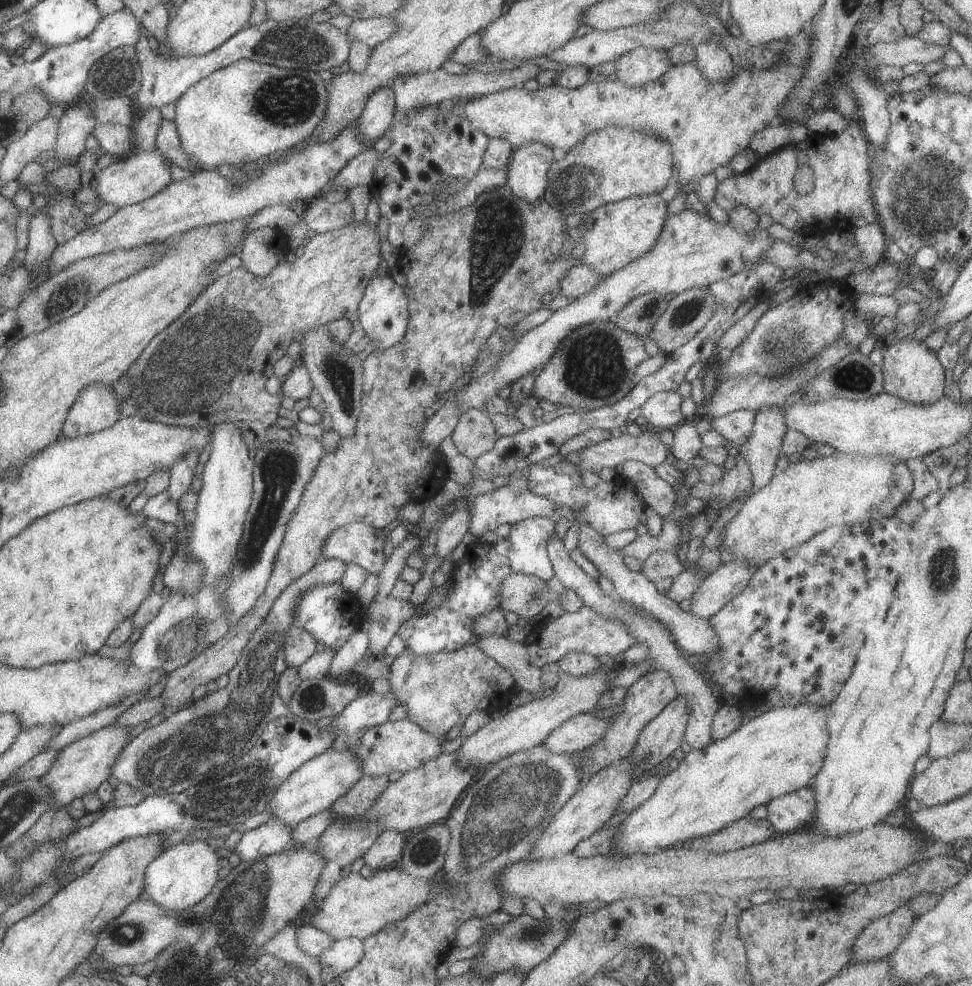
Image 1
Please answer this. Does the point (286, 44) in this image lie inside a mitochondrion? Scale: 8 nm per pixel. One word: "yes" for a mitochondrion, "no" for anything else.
yes

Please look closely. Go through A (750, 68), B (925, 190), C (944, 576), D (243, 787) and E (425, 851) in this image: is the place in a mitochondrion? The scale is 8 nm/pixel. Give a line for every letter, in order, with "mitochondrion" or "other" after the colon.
A: other
B: mitochondrion
C: mitochondrion
D: mitochondrion
E: mitochondrion

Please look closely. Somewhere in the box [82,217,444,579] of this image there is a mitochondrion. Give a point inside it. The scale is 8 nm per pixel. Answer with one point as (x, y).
(188, 370)

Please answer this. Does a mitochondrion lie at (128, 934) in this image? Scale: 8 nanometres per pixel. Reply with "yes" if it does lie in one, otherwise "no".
yes

